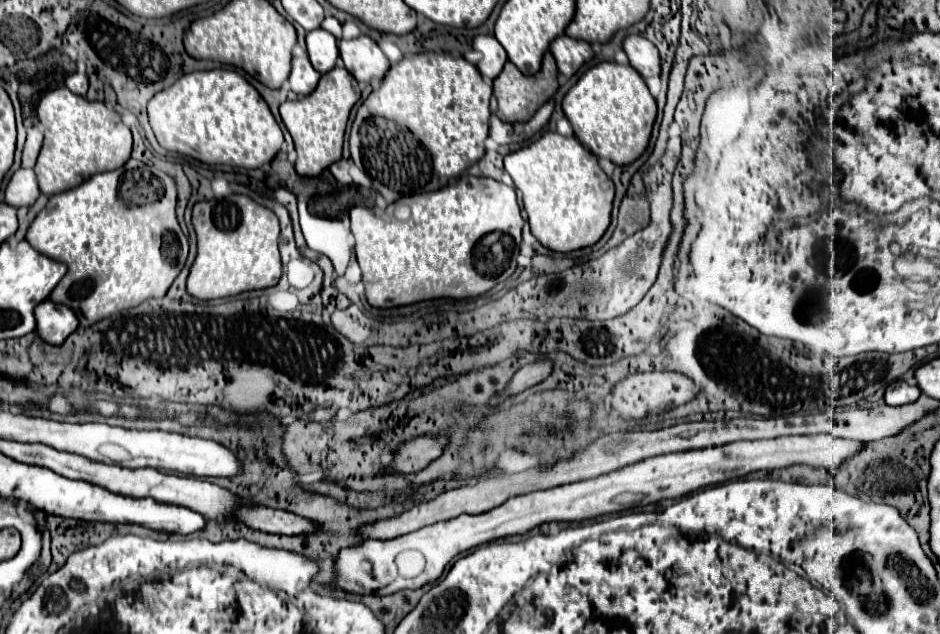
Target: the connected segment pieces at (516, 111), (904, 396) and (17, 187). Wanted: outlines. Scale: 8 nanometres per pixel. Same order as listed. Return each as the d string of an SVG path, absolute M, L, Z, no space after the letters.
M552 56L544 60L540 72L534 76L526 76L516 66L512 66L512 62L506 62L504 70L494 80L494 96L498 100L498 114L496 116L502 122L526 122L526 120L530 120L532 114L556 92L556 88L558 88L556 76L558 76L558 70L556 70L556 62Z
M896 380L886 388L884 400L886 400L888 406L902 406L902 404L916 402L918 396L920 396L920 388L918 386L910 386L904 380Z
M20 168L12 174L8 186L6 186L6 202L20 208L20 206L32 206L40 196L38 180L32 168Z

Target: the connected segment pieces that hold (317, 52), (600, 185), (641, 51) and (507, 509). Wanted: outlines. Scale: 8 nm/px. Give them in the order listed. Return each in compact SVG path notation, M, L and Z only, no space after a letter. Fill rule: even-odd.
M316 28L306 34L306 44L308 44L310 62L320 74L324 74L336 66L338 46L336 46L336 38L332 34L328 34L322 28Z
M546 132L532 144L508 154L504 158L504 166L514 180L514 186L524 196L524 208L528 214L530 230L540 240L542 246L554 252L570 252L584 246L592 246L602 238L610 224L614 182L604 174L604 170L598 164L598 158L590 150L586 150L574 136L568 138L558 132Z
M630 34L630 36L624 38L622 46L624 46L624 52L628 54L630 66L642 78L650 78L650 76L658 76L660 74L660 56L658 56L658 50L644 36Z
M814 434L814 436L784 436L774 440L752 440L752 442L742 440L714 448L686 450L686 452L646 458L642 462L624 466L616 472L592 480L582 480L574 484L564 484L508 498L502 506L484 514L476 516L462 514L452 520L424 526L422 530L398 536L394 540L364 540L360 546L344 548L336 558L338 586L358 594L380 594L380 596L394 594L404 588L416 590L428 582L438 580L446 564L454 556L490 540L524 534L544 522L578 522L602 514L622 512L664 498L678 498L704 486L742 478L756 470L776 470L792 464L832 468L842 460L846 460L848 456L856 454L858 448L860 442L854 440L834 438L830 434Z

